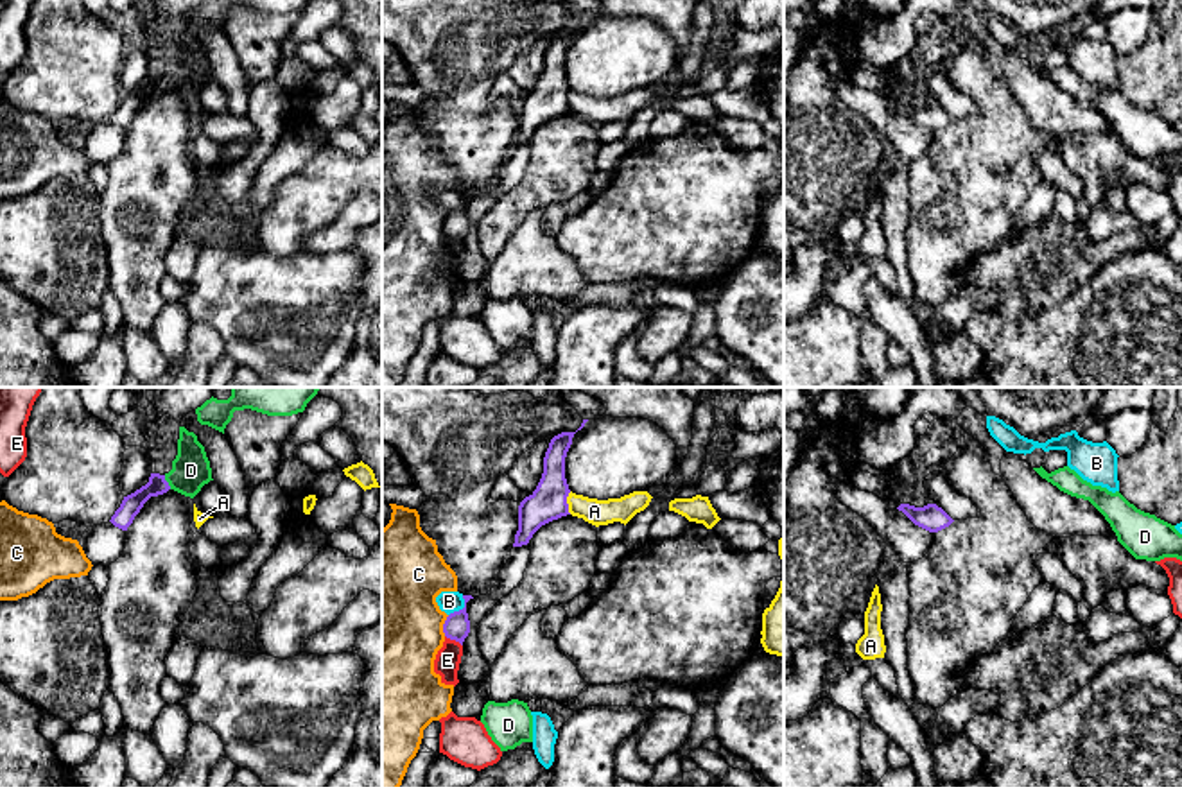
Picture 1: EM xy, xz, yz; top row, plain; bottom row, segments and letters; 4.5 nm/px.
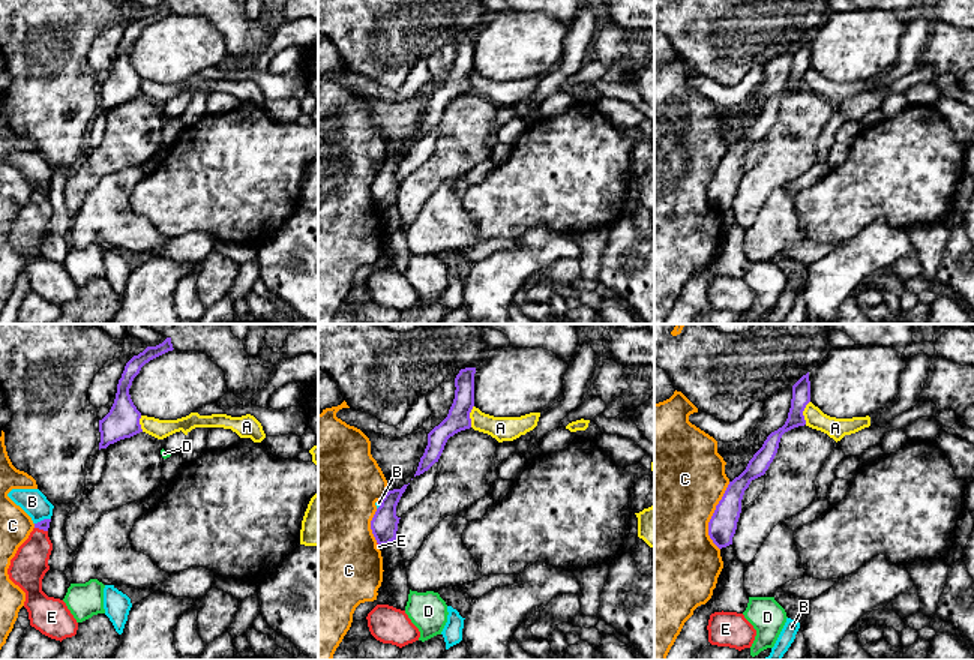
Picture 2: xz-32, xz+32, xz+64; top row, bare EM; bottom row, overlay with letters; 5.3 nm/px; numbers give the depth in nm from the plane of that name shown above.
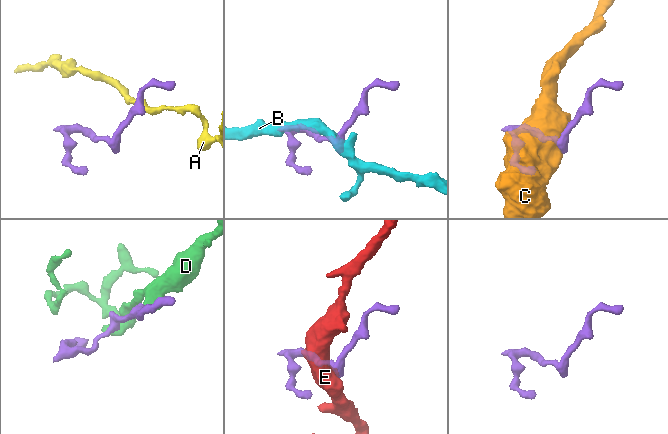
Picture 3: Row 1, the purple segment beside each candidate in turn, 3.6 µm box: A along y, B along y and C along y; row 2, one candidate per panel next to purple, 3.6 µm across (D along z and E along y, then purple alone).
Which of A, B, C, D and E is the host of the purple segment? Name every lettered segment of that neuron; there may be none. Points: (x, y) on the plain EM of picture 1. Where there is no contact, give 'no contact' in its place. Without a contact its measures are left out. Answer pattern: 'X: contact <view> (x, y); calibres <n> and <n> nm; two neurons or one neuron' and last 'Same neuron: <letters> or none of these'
A: contact xz (565, 101); calibres 160 and 120 nm; two neurons
B: contact xz (463, 207); calibres 120 and 100 nm; two neurons
C: contact xz (443, 224); calibres 120 and 500 nm; two neurons
D: contact xy (167, 81); calibres 90 and 180 nm; one neuron
E: contact xz (454, 237); calibres 120 and 110 nm; two neurons
Same neuron: D

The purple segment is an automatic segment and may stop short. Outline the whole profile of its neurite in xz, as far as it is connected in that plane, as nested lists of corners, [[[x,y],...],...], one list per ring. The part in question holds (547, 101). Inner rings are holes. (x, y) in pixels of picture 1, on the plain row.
[[[576,30],[554,34],[543,56],[543,72],[536,88],[518,104],[518,129],[513,145],[527,143],[533,133],[545,122],[570,113],[565,77],[565,56]]]

